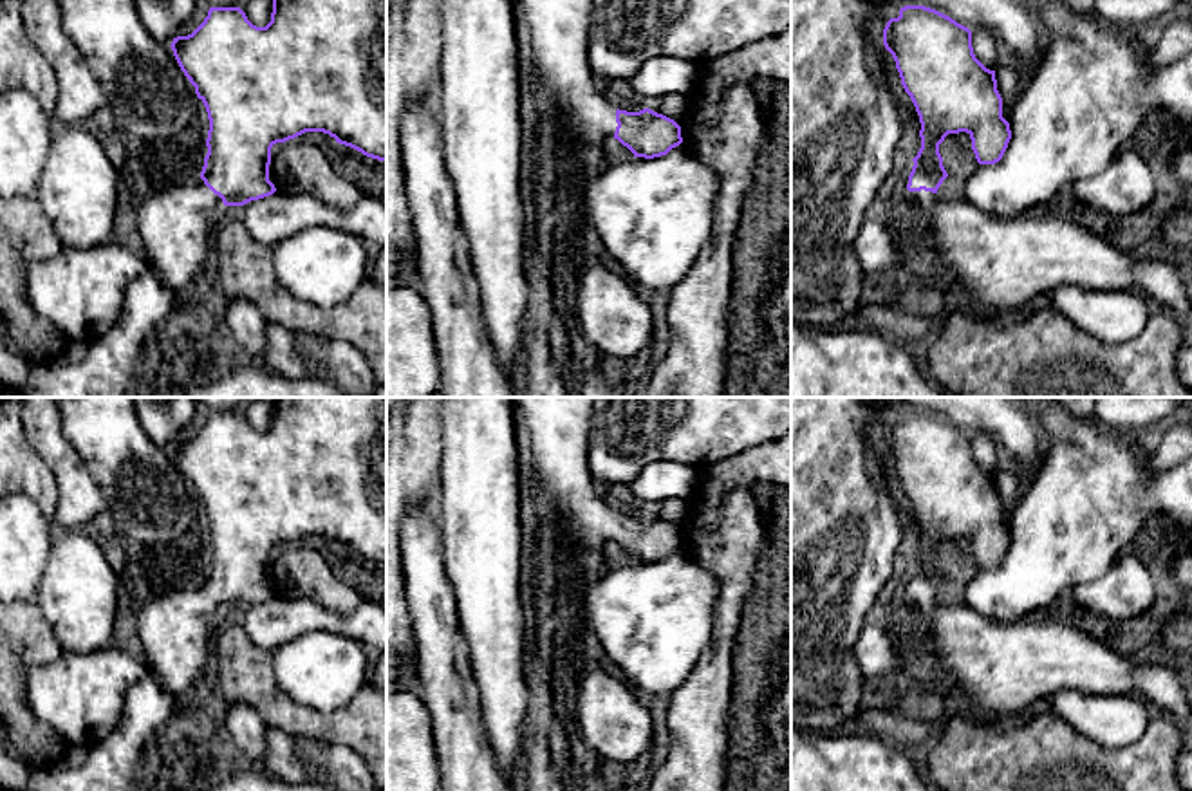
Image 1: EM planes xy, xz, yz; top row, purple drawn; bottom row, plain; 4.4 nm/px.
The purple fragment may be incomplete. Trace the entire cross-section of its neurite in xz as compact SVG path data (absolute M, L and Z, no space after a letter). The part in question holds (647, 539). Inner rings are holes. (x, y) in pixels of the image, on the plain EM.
M515 397L517 419L526 437L533 486L544 491L558 511L558 518L551 524L553 533L567 538L578 551L592 549L603 553L609 544L618 544L634 562L654 563L666 560L683 547L681 531L674 524L650 513L639 516L619 515L607 504L607 498L596 493L596 482L589 468L592 401L594 397Z

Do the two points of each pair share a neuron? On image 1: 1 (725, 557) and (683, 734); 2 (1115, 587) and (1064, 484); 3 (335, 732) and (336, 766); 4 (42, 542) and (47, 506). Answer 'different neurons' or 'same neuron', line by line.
1: same neuron
2: different neurons
3: different neurons
4: different neurons

